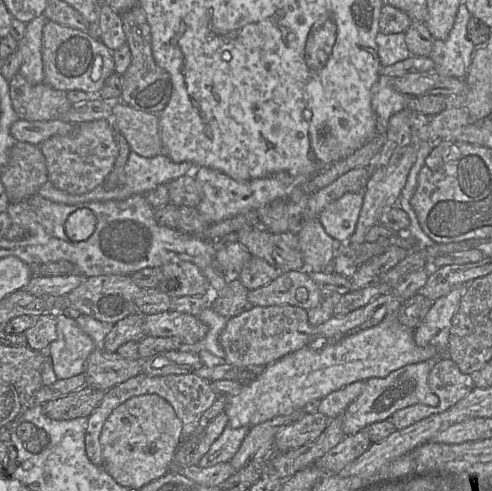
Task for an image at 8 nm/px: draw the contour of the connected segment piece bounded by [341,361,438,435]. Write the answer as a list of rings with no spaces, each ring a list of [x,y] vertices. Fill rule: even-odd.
[[[433,361],[406,365],[384,378],[370,378],[365,381],[361,394],[341,415],[344,435],[355,435],[366,426],[387,420],[395,412],[415,404],[436,406],[438,398],[429,390],[427,379]]]

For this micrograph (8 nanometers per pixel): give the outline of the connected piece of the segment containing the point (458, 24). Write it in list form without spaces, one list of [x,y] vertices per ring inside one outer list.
[[[459,5],[453,27],[445,40],[435,40],[429,58],[439,75],[465,78],[476,47],[467,37],[467,25],[472,17],[467,6]]]

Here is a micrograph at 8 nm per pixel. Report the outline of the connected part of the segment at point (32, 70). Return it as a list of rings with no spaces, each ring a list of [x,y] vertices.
[[[40,15],[27,23],[26,33],[19,41],[18,50],[21,53],[19,73],[33,85],[43,83],[44,68],[42,61],[43,28],[47,23],[46,17]]]

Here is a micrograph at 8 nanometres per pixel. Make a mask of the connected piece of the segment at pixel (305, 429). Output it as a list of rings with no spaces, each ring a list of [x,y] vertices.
[[[309,410],[299,420],[277,428],[273,447],[280,452],[288,452],[315,440],[326,428],[328,418]]]

